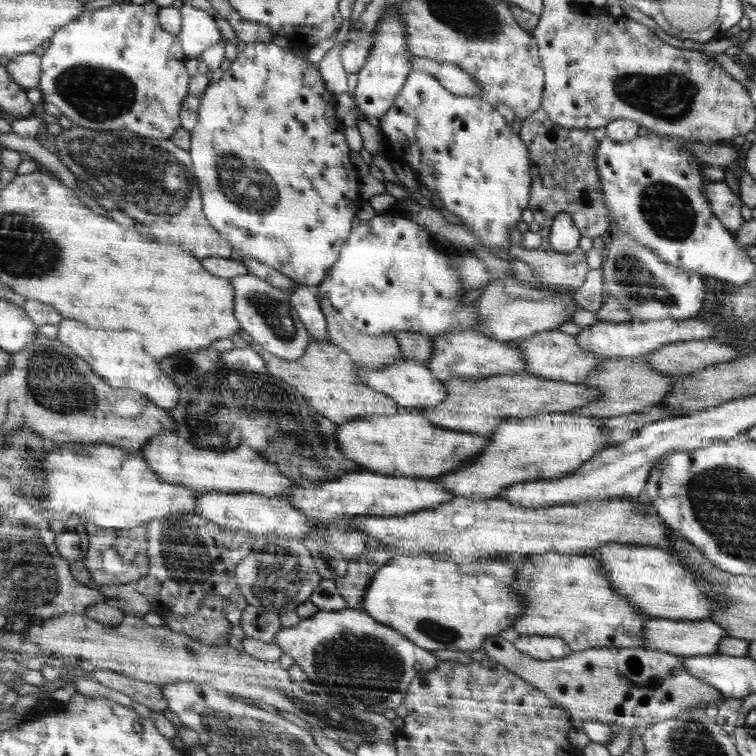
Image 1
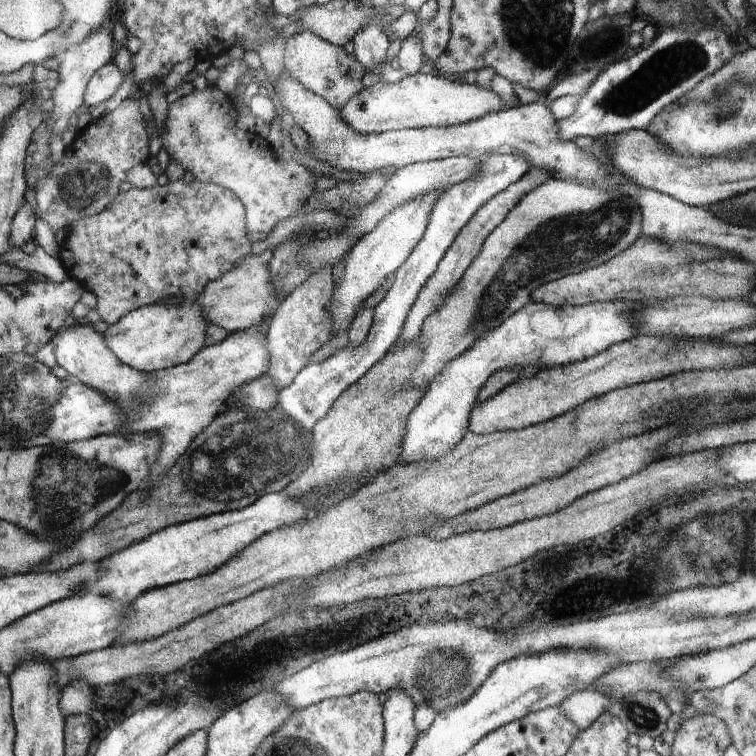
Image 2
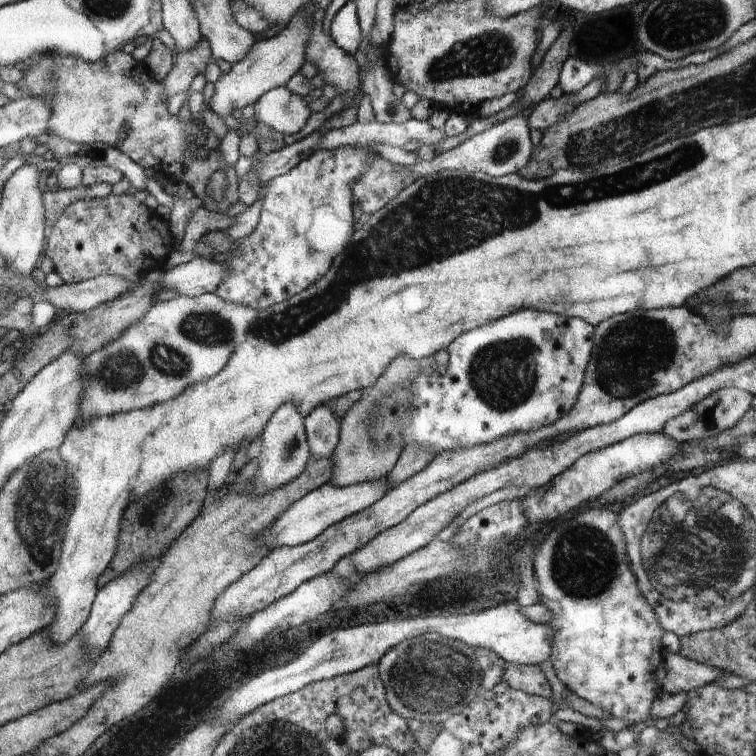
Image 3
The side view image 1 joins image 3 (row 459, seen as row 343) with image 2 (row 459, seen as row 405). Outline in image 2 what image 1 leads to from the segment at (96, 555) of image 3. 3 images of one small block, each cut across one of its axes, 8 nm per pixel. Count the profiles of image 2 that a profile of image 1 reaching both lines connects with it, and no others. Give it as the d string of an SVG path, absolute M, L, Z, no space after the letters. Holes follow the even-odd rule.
M77 322L54 338L59 364L69 372L72 379L88 385L94 390L102 390L104 394L108 394L108 398L112 398L116 404L120 404L120 406L124 406L124 410L128 410L128 416L132 418L132 422L128 422L124 426L123 433L154 434L160 439L160 442L164 442L163 449L160 450L160 462L156 462L156 466L151 467L150 470L149 477L152 478L152 488L156 488L160 484L162 474L179 460L180 454L187 452L195 437L198 437L198 434L202 433L227 407L232 395L243 385L264 376L268 370L268 364L270 364L268 348L266 348L266 344L268 344L266 333L250 328L230 333L230 336L220 344L204 347L204 350L200 350L190 362L175 366L174 369L157 370L156 372L139 371L135 367L120 362L104 342L103 335L96 334L90 325L90 323Z

